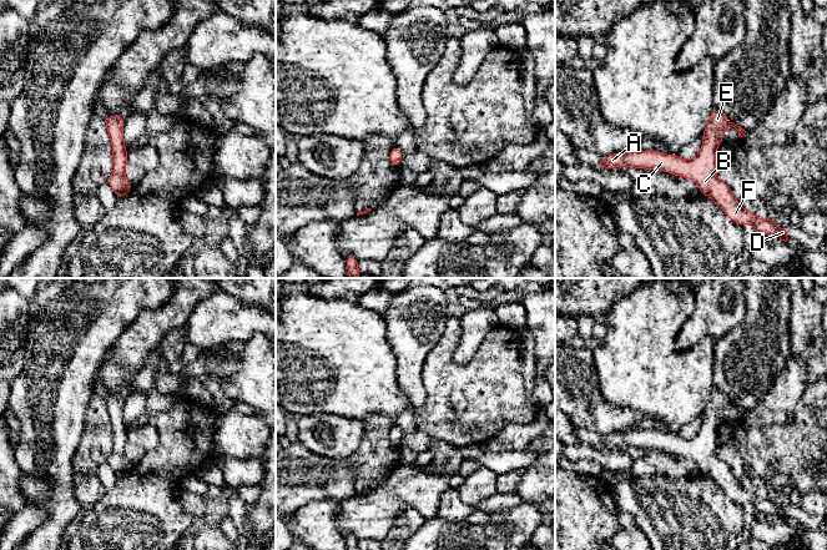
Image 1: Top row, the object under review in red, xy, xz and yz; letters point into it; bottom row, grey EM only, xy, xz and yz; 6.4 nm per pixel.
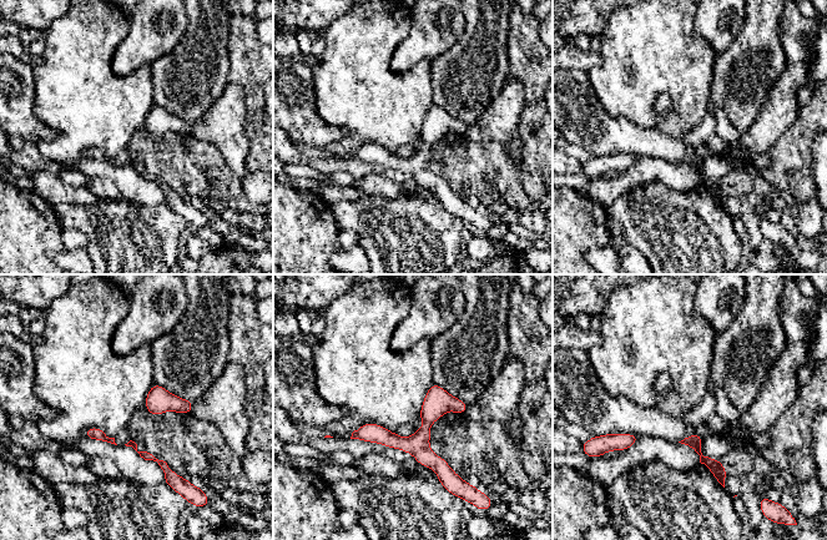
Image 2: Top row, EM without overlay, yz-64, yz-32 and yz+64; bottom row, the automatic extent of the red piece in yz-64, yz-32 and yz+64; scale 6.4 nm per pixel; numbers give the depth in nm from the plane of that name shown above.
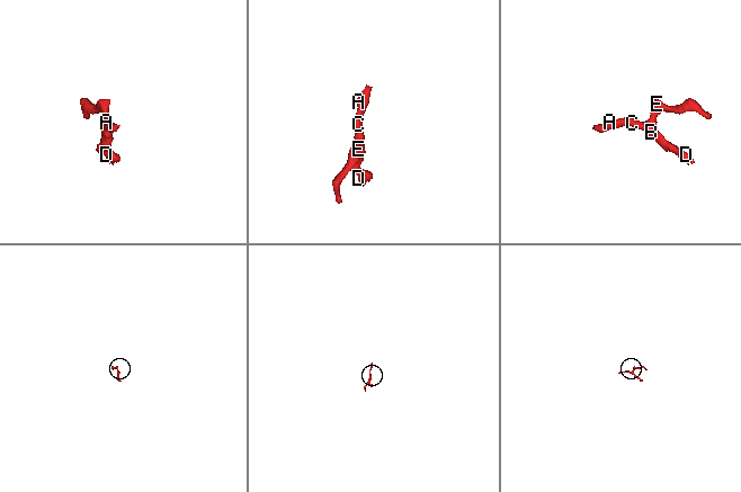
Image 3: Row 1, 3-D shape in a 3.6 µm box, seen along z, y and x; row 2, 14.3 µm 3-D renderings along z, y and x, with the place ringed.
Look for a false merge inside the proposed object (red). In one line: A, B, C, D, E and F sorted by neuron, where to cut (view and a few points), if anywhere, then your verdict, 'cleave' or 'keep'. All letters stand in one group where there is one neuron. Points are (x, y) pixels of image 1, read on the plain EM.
groups A B C D E F; cut none; keep

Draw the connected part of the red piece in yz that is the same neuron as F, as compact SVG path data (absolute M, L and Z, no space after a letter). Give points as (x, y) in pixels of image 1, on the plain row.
M713 387L702 413L704 424L690 440L677 434L671 435L659 430L631 430L611 433L604 437L599 444L605 448L627 445L661 449L679 456L691 458L697 463L700 473L712 478L736 504L750 503L766 516L778 514L780 520L786 521L788 516L785 508L777 505L771 498L761 499L753 491L743 489L728 465L715 454L716 429L723 422L723 412L728 405L735 407L741 417L745 415L745 409Z

